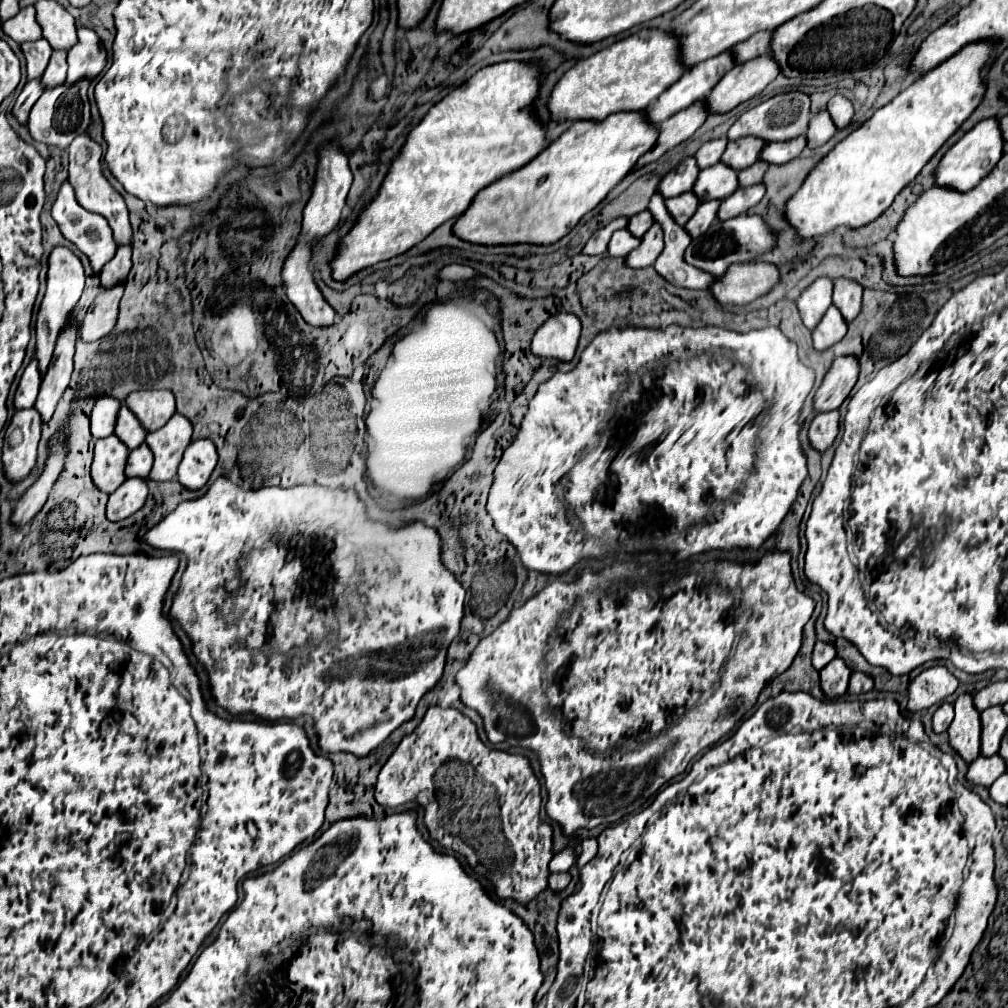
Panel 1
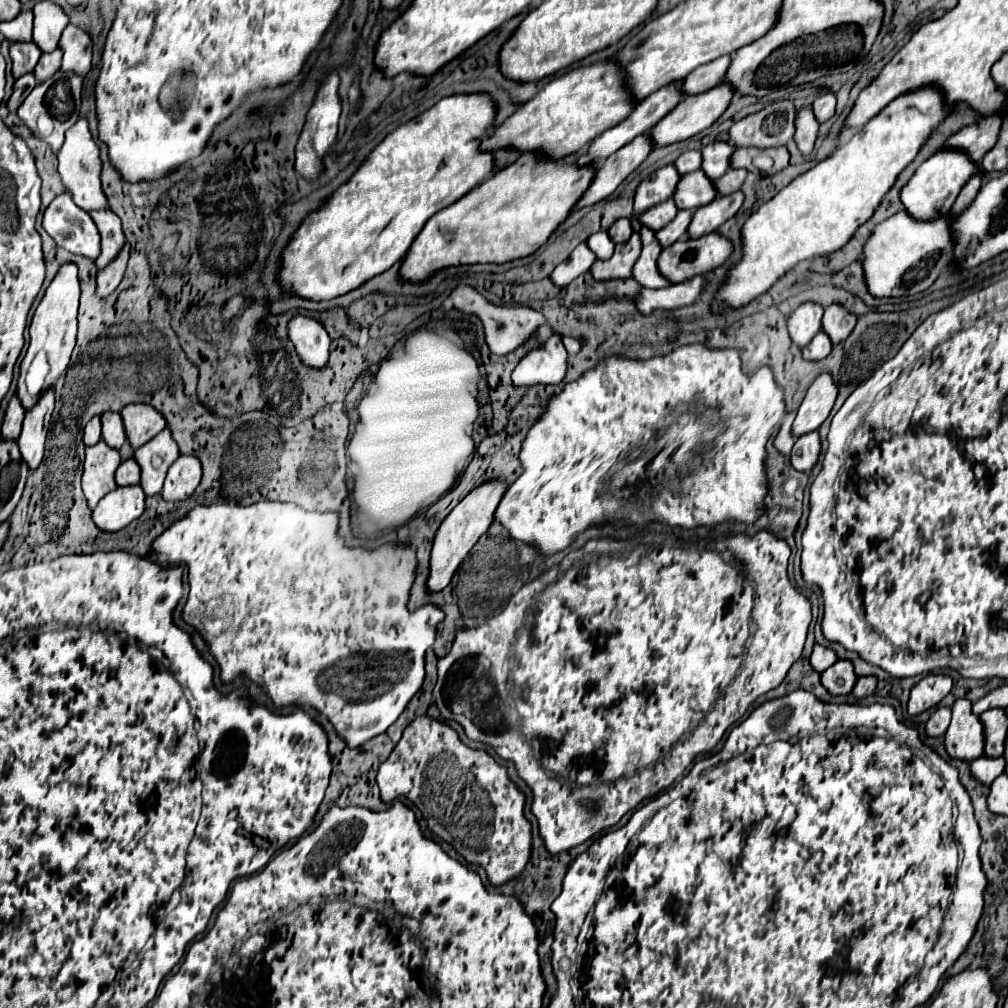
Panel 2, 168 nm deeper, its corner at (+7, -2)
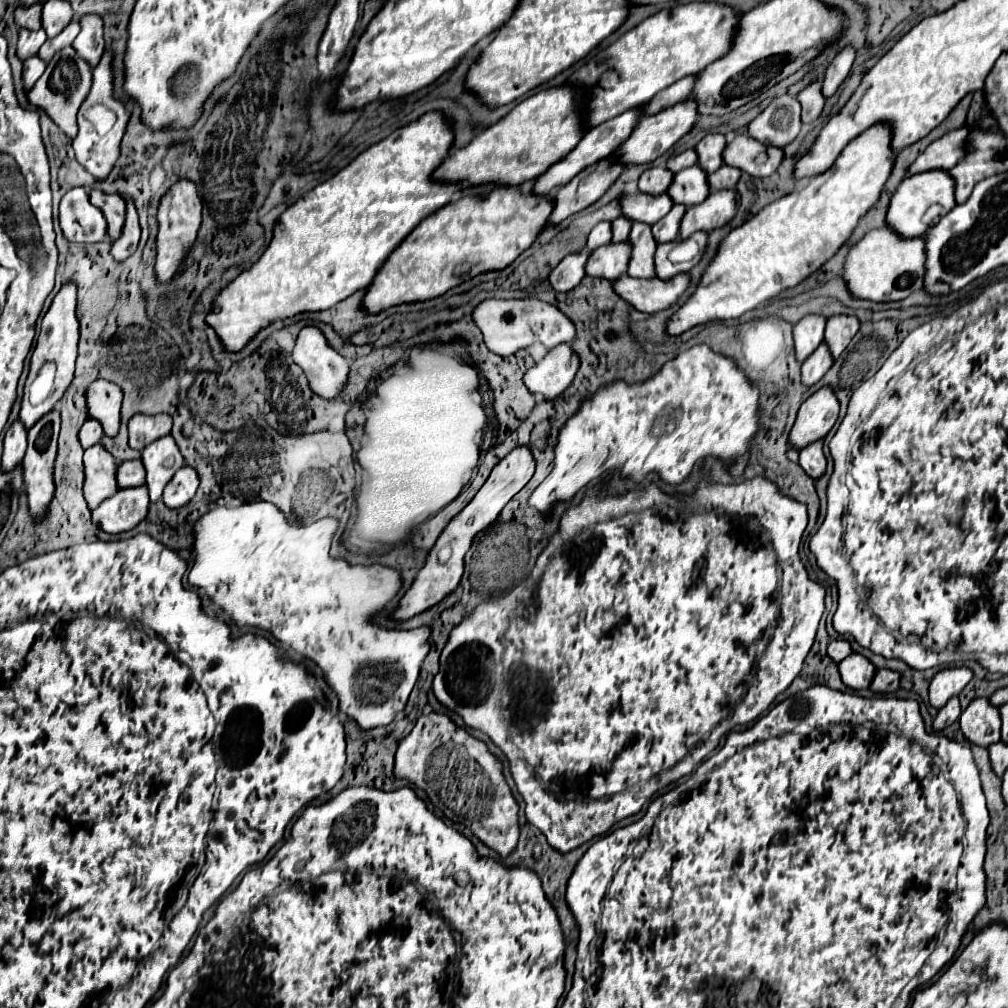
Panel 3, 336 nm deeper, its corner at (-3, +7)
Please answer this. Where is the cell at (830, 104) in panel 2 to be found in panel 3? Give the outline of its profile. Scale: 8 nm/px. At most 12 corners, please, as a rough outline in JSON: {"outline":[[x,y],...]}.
{"outline":[[848,45],[830,61],[822,95],[830,97],[848,77],[856,51]]}

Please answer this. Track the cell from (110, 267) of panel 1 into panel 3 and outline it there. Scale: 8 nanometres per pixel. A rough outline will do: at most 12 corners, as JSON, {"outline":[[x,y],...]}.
{"outline":[[90,191],[104,213],[112,241],[120,237],[126,201],[116,193]]}

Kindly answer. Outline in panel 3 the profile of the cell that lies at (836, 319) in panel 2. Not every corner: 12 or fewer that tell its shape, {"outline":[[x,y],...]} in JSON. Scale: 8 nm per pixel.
{"outline":[[830,317],[824,341],[832,357],[848,347],[860,323],[856,317]]}

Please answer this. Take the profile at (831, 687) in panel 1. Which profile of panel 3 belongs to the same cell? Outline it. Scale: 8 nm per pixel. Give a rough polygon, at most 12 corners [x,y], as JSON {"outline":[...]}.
{"outline":[[858,653],[840,661],[842,681],[868,689],[876,667]]}

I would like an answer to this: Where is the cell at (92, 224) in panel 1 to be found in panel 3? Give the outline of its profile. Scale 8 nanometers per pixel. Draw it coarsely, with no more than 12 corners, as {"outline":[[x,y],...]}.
{"outline":[[84,187],[60,201],[60,229],[72,243],[106,239],[106,219]]}

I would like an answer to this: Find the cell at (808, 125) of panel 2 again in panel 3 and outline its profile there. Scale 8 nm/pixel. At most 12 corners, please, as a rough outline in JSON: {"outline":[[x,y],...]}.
{"outline":[[820,81],[806,85],[798,93],[802,123],[816,121],[824,95]]}

